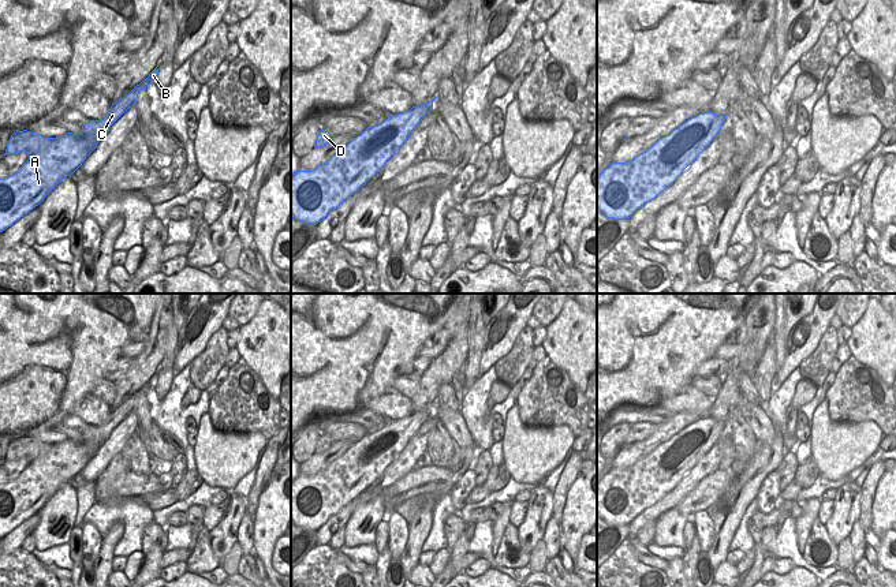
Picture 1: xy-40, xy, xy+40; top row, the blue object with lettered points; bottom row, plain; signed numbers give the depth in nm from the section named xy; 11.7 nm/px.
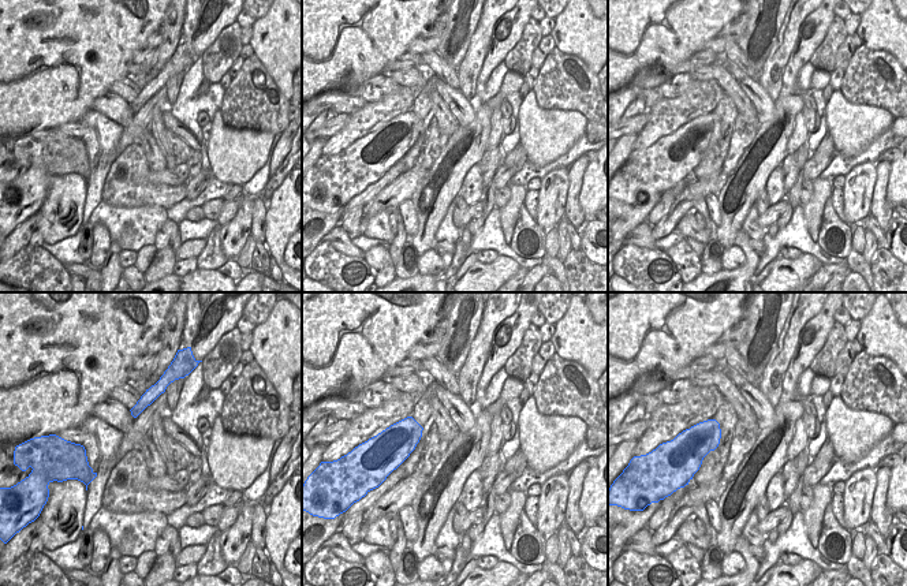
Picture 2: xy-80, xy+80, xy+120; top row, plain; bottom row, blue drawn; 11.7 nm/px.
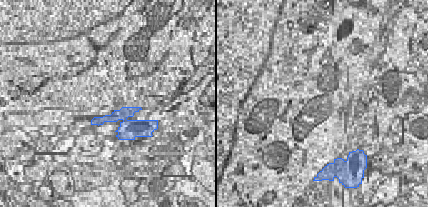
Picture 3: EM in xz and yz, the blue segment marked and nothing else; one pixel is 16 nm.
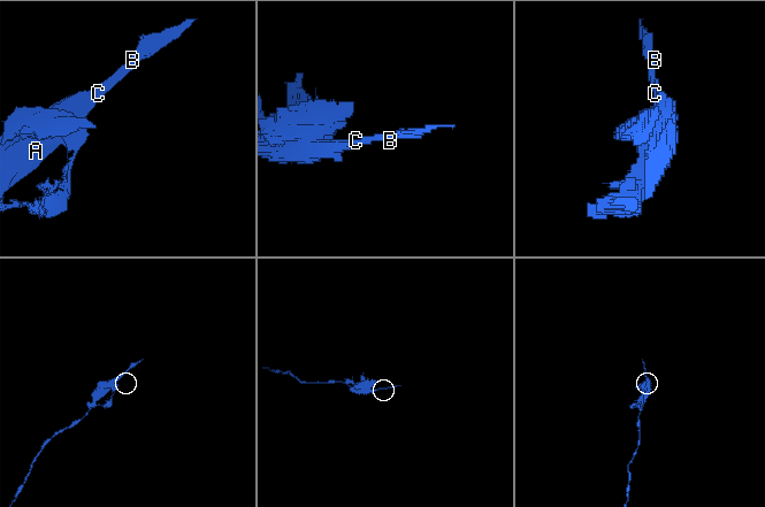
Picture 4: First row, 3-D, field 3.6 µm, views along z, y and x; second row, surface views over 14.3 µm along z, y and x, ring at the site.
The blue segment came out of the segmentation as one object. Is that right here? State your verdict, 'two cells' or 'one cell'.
two cells

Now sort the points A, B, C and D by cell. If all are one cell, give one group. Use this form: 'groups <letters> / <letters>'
groups A B C / D

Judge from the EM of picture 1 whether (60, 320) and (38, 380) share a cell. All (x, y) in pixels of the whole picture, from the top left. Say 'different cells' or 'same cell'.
same cell

